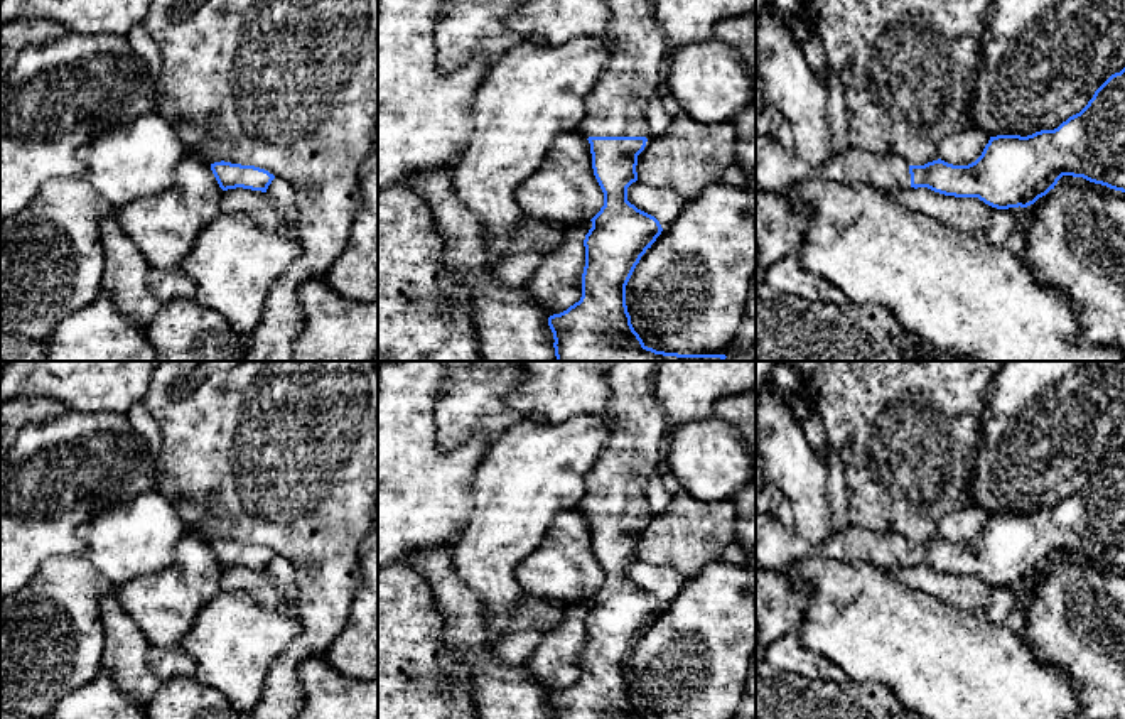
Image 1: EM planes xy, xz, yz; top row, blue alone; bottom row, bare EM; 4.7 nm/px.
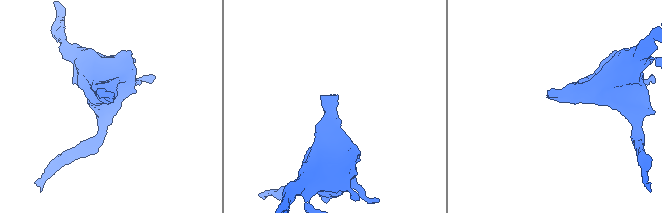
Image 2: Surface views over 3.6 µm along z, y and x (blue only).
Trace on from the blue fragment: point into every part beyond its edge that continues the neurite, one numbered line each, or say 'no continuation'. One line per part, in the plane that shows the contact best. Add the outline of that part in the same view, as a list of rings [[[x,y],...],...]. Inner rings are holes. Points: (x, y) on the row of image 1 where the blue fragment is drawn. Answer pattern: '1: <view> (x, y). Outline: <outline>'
1: xz (616, 107). Outline: [[[606,0],[612,19],[609,32],[616,41],[616,57],[597,86],[585,98],[585,115],[577,130],[584,137],[651,137],[646,120],[649,98],[663,89],[665,56],[670,49],[654,19],[654,0]]]

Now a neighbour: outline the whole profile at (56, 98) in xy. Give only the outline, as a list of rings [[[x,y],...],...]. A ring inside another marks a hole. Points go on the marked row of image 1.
[[[73,34],[24,47],[0,79],[0,226],[54,179],[86,177],[78,152],[100,133],[152,111],[153,81],[126,35]]]

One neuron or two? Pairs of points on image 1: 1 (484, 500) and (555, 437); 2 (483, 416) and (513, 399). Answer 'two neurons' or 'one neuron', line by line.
1: one neuron
2: two neurons

